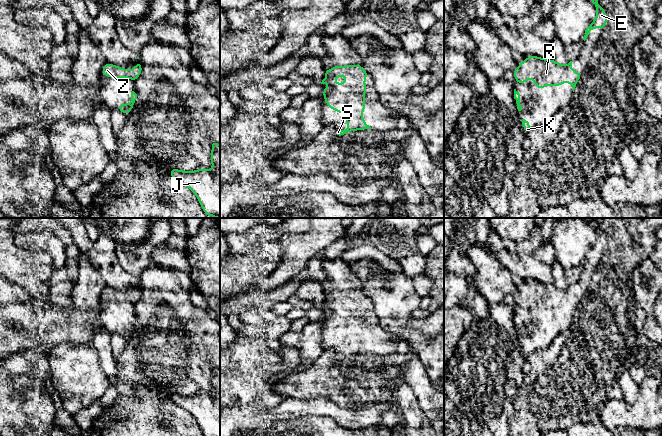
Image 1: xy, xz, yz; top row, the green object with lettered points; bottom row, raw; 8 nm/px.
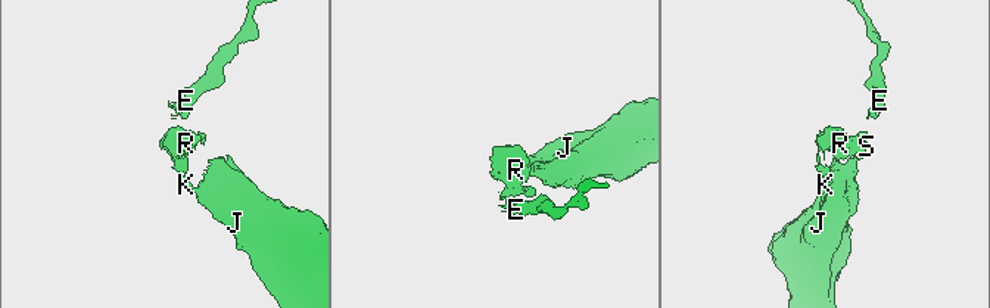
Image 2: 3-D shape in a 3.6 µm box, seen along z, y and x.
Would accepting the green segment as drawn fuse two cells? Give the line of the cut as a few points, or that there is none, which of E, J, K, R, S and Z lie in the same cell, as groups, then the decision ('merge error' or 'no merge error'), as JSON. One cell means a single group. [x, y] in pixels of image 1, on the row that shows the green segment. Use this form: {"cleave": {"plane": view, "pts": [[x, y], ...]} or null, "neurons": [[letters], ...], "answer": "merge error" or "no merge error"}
{"cleave": null, "neurons": [["E", "J", "K", "R", "S", "Z"]], "answer": "no merge error"}

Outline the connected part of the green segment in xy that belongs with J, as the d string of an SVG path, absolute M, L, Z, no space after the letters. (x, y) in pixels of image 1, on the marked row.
M211 141L213 170L180 171L172 168L169 176L191 189L207 216L220 218L220 145Z

